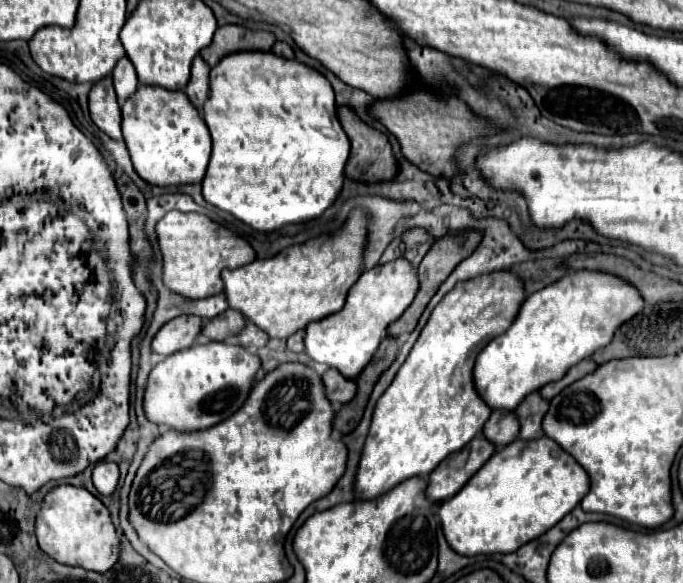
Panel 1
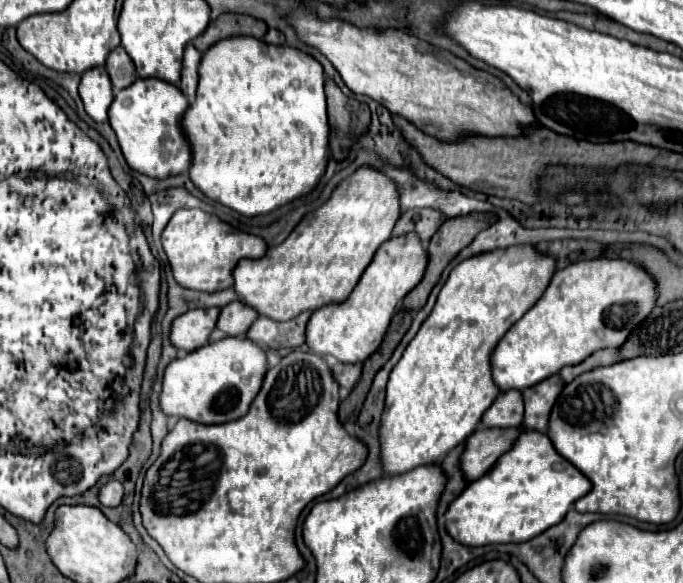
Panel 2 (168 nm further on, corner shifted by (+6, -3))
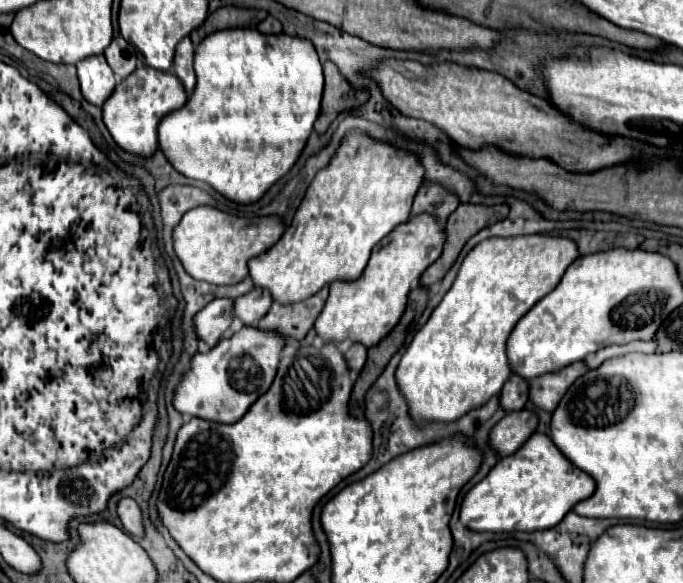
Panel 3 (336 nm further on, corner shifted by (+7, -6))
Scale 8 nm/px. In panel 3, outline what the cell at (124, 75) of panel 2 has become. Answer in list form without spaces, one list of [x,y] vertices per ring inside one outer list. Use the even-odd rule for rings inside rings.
[[[115,37],[113,43],[105,49],[105,59],[117,81],[123,81],[137,67],[137,49],[133,49],[133,45],[129,45],[123,37]]]

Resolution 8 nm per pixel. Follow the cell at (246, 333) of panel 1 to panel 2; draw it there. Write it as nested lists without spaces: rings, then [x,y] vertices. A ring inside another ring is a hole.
[[[302,312],[302,316],[296,316],[288,322],[274,322],[266,316],[258,316],[246,336],[266,348],[300,348],[306,342],[304,332],[308,318],[310,312]]]

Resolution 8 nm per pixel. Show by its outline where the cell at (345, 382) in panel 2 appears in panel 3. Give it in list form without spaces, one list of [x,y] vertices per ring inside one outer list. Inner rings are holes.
[[[353,345],[349,347],[349,351],[345,353],[345,361],[347,361],[347,367],[351,371],[351,379],[355,379],[359,375],[359,371],[365,365],[365,359],[367,359],[365,347],[353,347]]]

